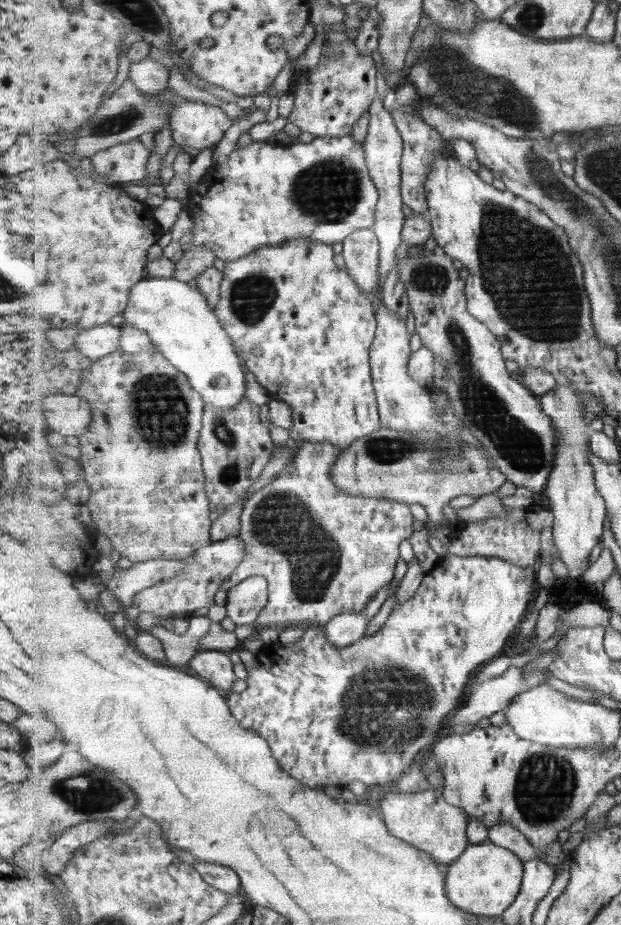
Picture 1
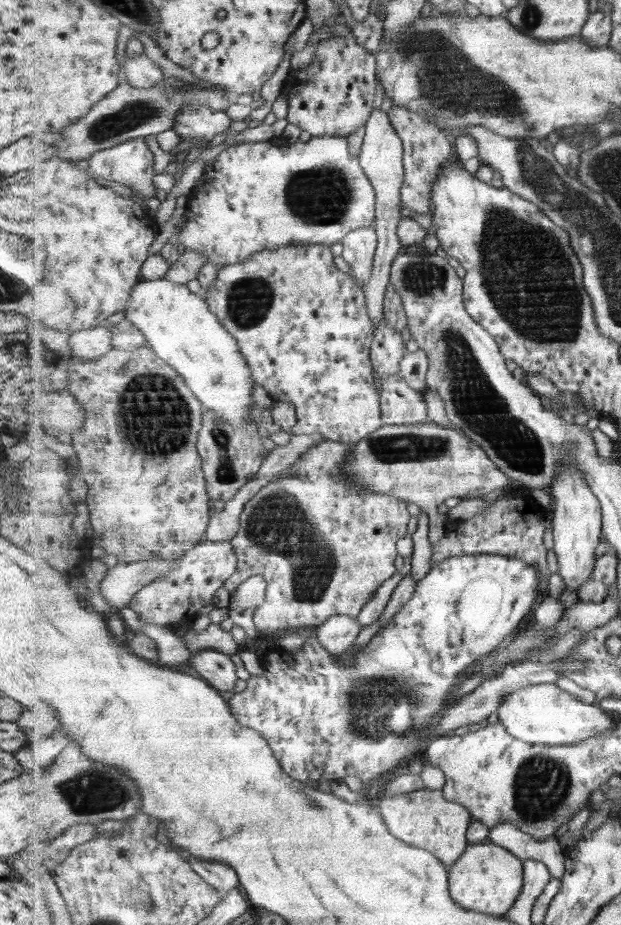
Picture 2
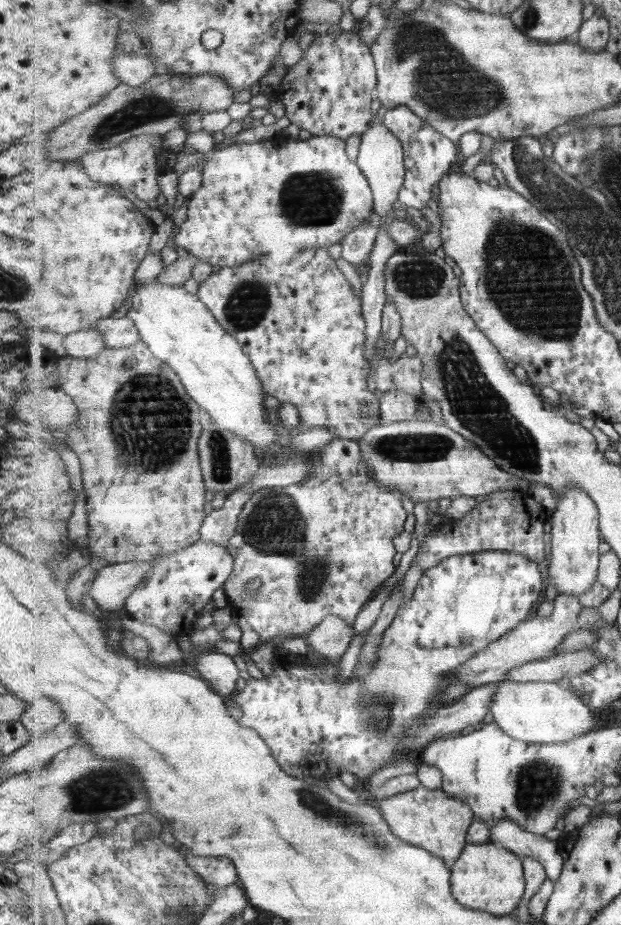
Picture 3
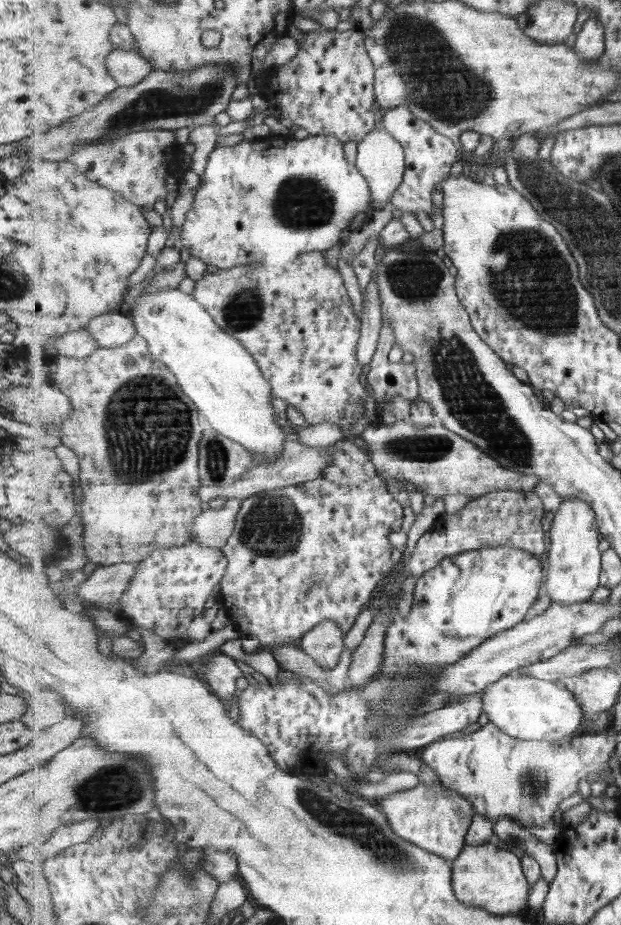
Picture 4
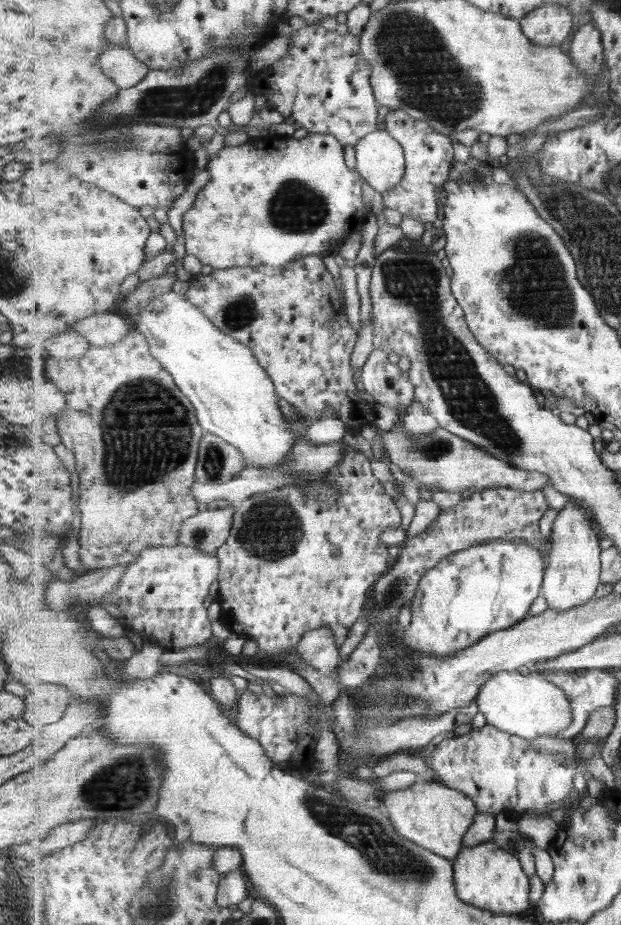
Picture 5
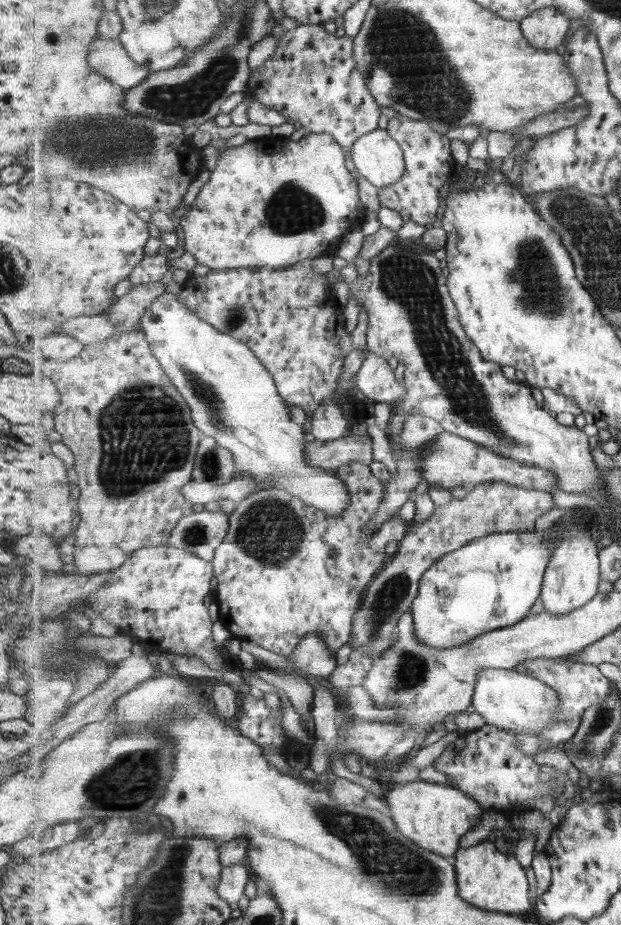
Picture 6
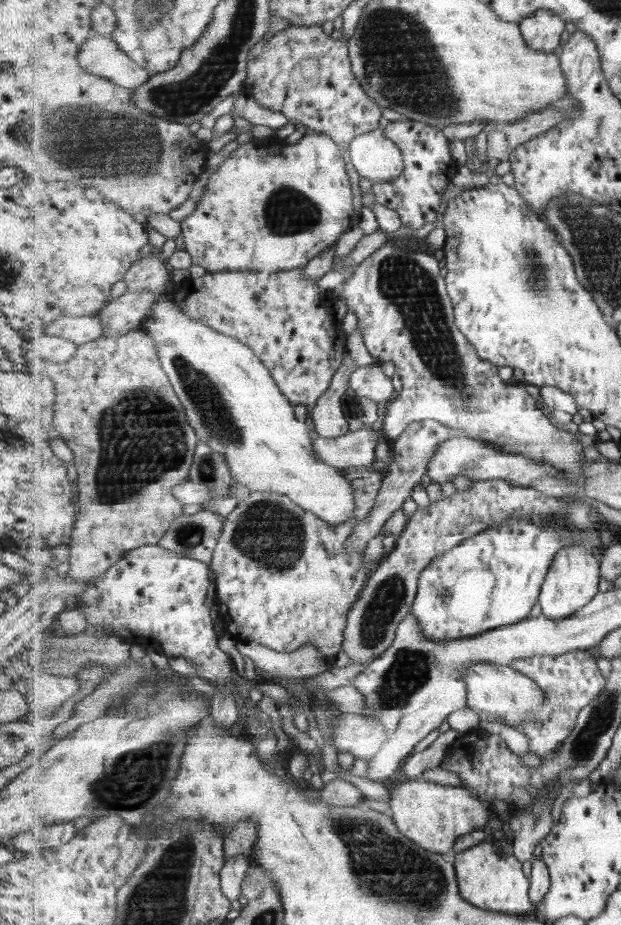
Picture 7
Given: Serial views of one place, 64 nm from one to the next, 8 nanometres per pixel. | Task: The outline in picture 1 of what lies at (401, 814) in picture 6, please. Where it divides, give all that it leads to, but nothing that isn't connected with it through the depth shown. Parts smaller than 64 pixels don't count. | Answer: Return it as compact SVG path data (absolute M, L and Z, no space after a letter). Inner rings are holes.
M437 789L421 793L384 792L380 797L380 810L392 835L428 852L441 866L457 861L471 844L467 834L470 817L466 810L447 802L444 792Z

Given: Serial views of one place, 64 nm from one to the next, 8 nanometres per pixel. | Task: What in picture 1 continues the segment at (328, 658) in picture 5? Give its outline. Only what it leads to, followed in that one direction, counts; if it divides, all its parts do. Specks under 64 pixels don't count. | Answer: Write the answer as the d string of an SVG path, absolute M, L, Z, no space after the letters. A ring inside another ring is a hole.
M350 612L333 617L324 629L335 648L347 648L366 636L370 618L363 612Z

